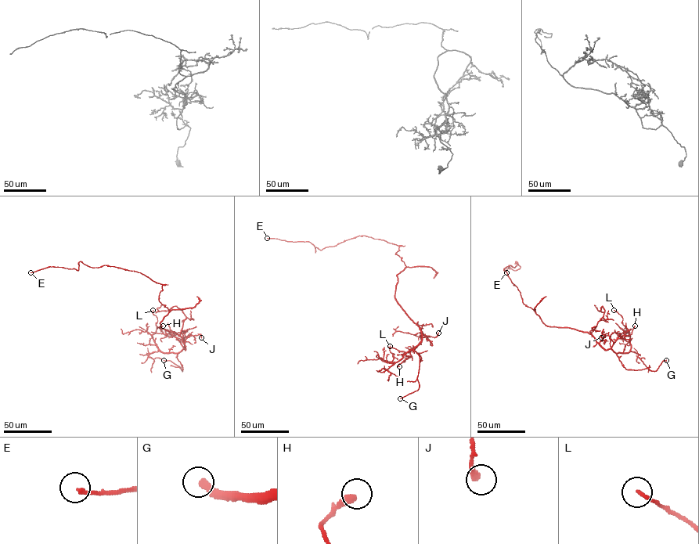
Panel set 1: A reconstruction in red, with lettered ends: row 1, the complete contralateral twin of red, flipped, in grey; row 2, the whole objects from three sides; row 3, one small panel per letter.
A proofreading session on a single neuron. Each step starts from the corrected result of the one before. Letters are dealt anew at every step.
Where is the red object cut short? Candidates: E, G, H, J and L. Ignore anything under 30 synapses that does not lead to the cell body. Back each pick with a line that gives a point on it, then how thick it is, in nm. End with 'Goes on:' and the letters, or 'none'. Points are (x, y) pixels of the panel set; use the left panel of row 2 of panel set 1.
E: at (30, 272); 160 nm thick
G: at (163, 360); 300 nm thick
Goes on: E, G

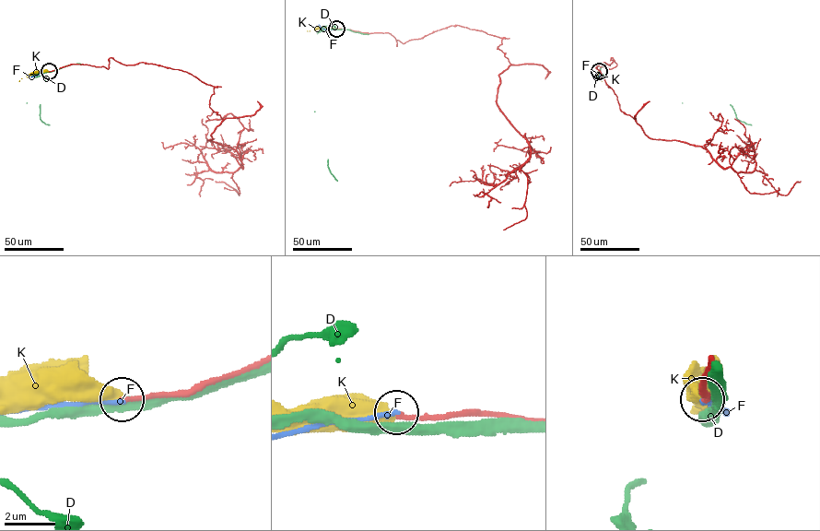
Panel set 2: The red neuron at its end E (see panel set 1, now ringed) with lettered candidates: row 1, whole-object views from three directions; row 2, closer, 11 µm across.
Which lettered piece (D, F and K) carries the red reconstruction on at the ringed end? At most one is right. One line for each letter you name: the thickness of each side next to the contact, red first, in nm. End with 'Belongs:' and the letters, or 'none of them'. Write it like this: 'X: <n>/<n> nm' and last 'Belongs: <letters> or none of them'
F: 180/190 nm
Belongs: F

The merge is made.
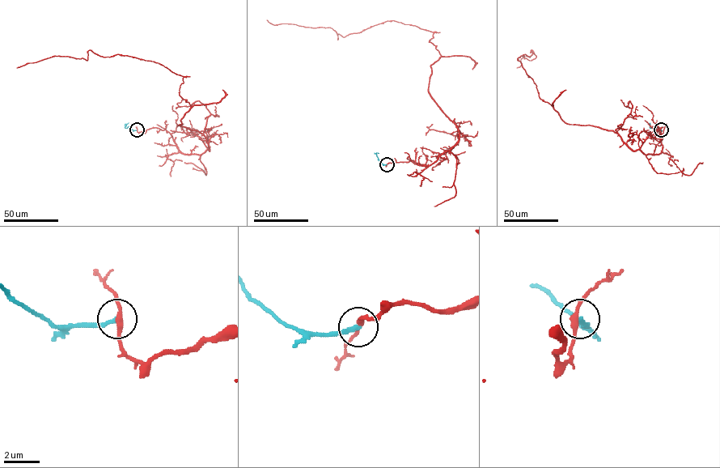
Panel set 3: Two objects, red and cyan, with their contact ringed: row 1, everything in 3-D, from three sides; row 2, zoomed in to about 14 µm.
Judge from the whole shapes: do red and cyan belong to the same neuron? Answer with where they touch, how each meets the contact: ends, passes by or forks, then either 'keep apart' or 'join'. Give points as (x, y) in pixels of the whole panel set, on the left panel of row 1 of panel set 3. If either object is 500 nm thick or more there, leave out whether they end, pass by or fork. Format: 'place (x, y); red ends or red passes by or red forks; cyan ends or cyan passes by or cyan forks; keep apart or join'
place (137, 129); red passes by; cyan ends; keep apart

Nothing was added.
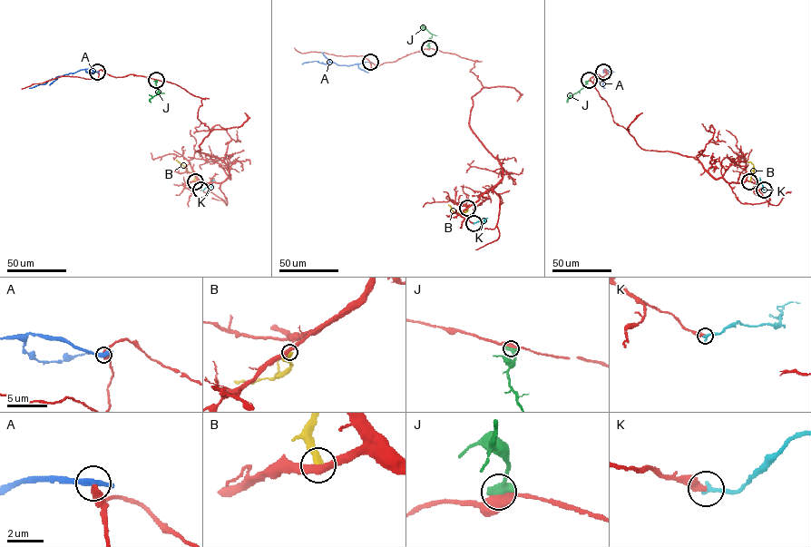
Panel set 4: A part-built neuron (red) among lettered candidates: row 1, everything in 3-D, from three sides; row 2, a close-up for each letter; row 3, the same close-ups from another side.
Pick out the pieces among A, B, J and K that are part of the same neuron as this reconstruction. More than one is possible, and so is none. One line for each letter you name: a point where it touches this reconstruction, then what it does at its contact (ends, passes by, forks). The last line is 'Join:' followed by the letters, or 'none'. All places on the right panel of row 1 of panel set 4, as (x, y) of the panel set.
K: (764, 190) | it ends
Join: K

